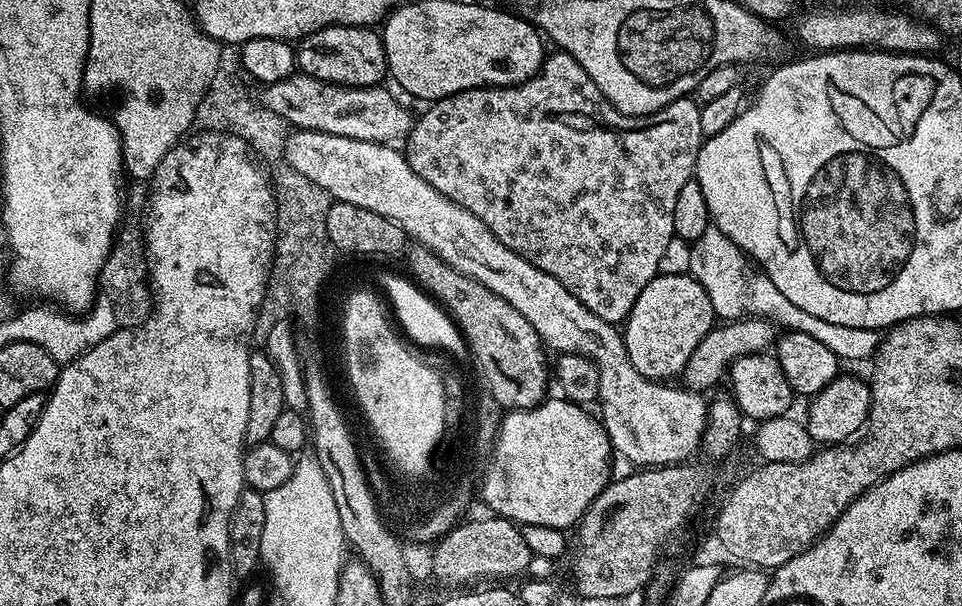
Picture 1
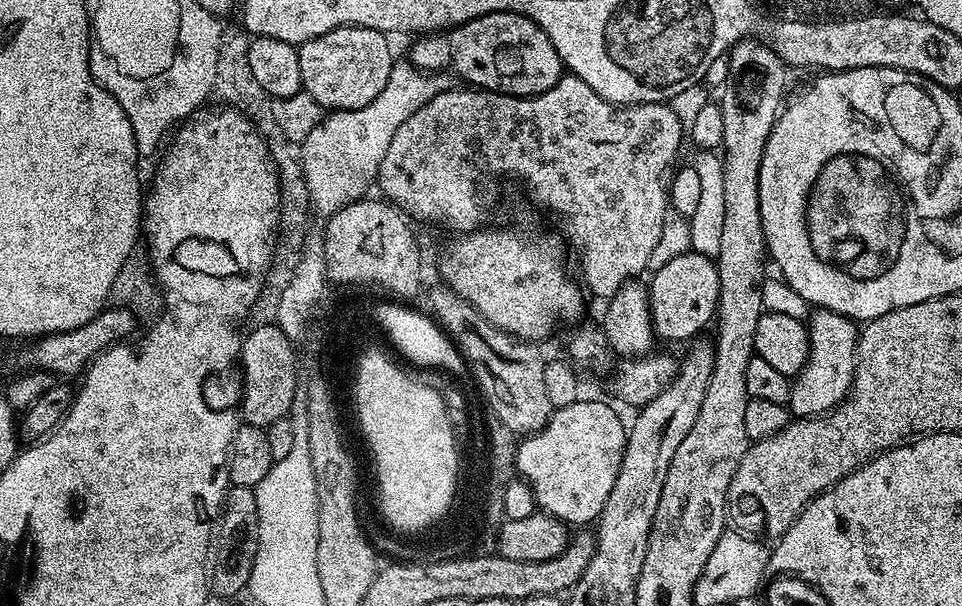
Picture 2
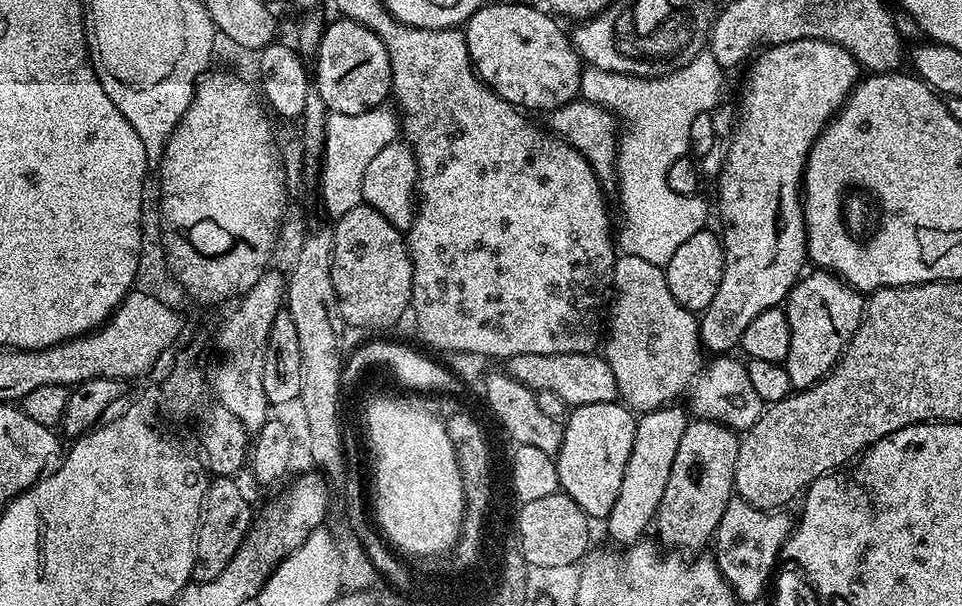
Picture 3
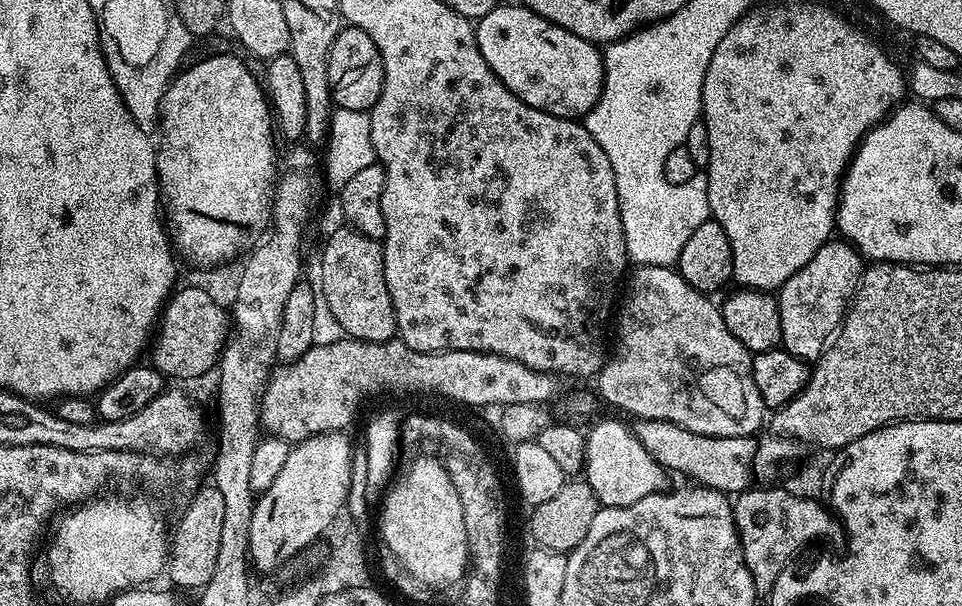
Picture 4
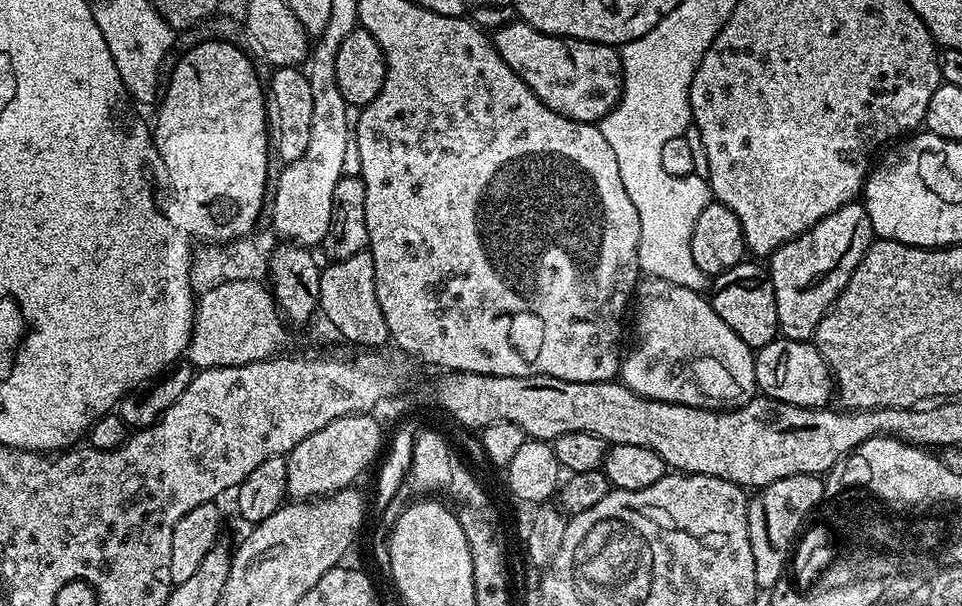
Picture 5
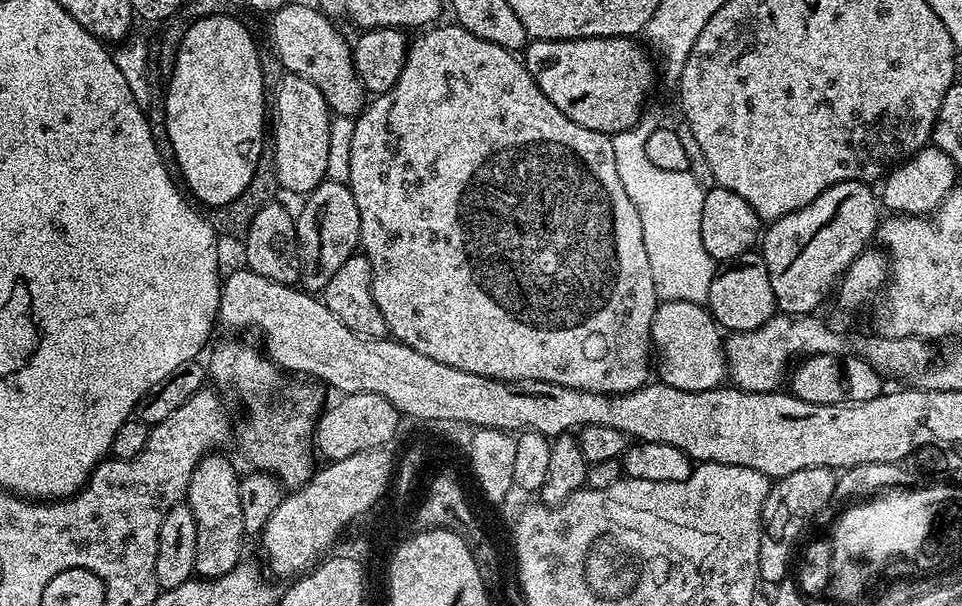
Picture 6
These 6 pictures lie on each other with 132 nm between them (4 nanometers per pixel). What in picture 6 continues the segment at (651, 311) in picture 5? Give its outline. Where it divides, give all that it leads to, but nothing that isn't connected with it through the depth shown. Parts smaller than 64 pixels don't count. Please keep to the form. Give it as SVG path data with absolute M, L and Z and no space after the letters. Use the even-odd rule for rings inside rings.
M677 300L657 303L652 323L652 347L658 372L660 368L659 383L669 384L678 390L690 390L691 392L721 387L728 376L728 357L725 337L723 335L720 337L720 335L722 335L722 329L705 305L694 302L678 302Z

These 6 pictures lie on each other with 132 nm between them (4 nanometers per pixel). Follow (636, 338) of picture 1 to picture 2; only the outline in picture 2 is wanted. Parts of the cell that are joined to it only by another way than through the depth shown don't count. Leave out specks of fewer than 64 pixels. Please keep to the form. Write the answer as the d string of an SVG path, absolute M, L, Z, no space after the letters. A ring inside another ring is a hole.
M689 250L666 262L659 270L651 273L652 284L647 285L648 305L652 315L652 330L664 340L691 341L699 337L704 327L713 323L720 303L720 283L713 257L703 256Z

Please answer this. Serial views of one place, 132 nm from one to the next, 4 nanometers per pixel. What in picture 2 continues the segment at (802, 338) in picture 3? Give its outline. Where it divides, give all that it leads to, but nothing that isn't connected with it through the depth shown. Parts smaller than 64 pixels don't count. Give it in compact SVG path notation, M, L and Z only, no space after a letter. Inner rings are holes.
M817 308L807 321L810 350L806 366L791 381L792 393L787 409L793 417L824 416L838 407L852 391L856 369L856 347L860 341L857 321L825 308Z

